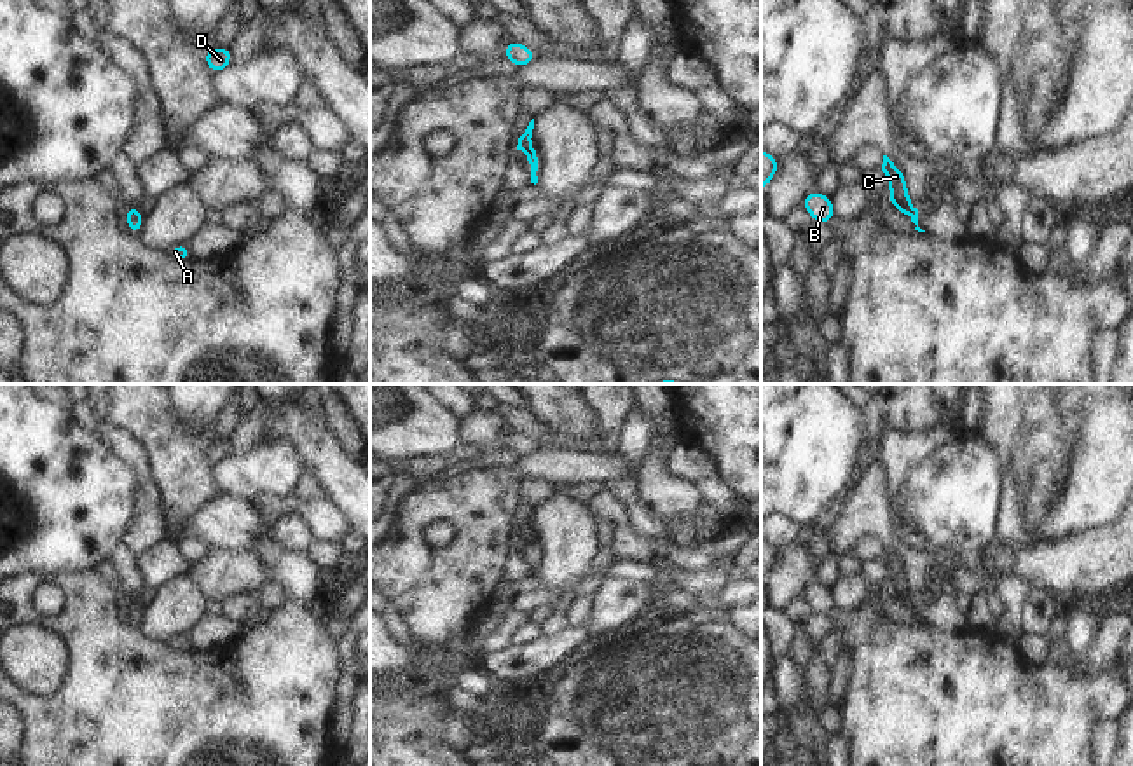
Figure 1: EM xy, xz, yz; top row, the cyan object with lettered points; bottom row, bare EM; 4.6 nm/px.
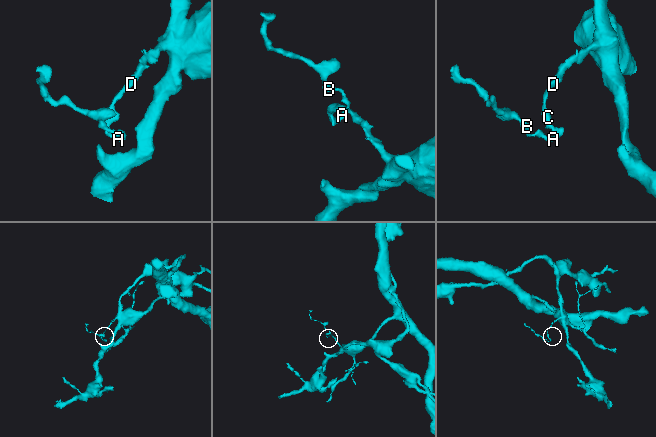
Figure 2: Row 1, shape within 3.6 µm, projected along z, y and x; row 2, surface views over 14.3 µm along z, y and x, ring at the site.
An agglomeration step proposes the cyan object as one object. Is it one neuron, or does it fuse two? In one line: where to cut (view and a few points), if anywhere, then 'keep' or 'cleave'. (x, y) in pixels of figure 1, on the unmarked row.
cut none; keep

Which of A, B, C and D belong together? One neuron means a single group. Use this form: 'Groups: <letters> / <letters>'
Groups: A B C D

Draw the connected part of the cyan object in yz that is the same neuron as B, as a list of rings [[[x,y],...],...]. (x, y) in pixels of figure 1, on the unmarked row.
[[[819,581],[807,585],[801,597],[819,614],[829,614],[834,607],[833,588],[824,588]]]

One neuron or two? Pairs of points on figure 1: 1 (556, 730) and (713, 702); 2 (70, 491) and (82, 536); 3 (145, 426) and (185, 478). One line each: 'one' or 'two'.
1: one
2: one
3: one

